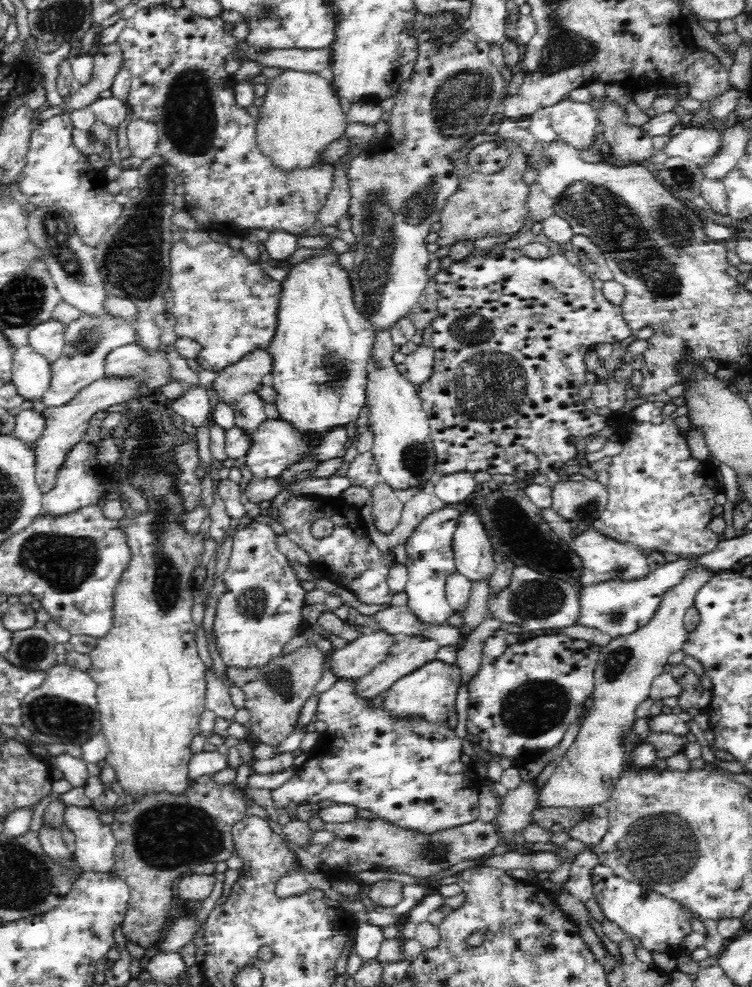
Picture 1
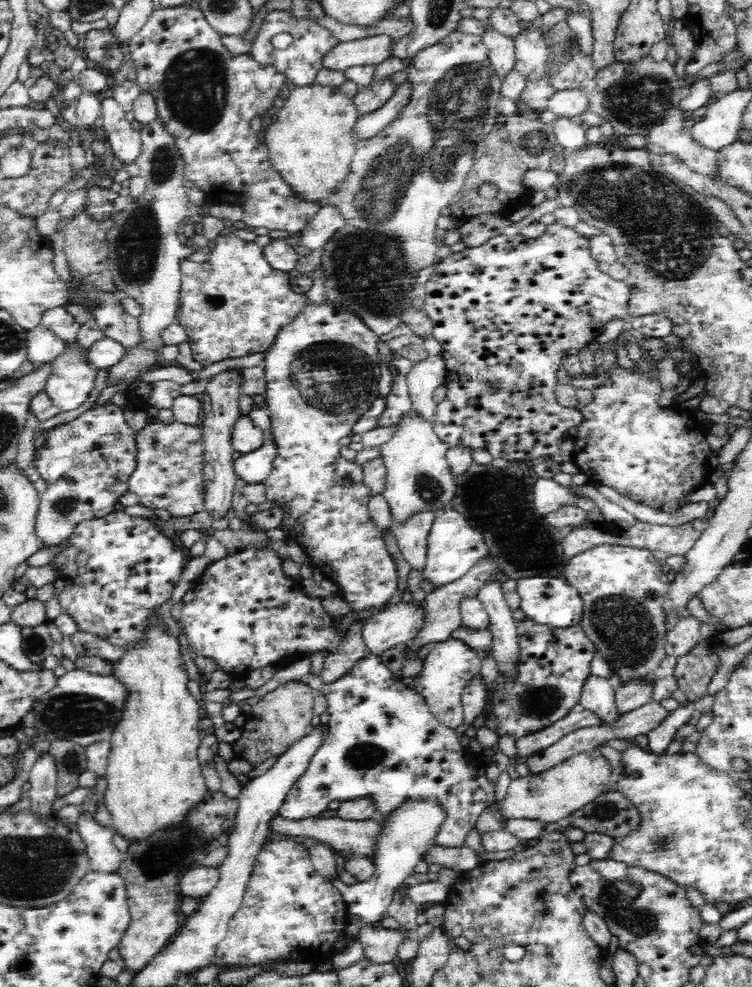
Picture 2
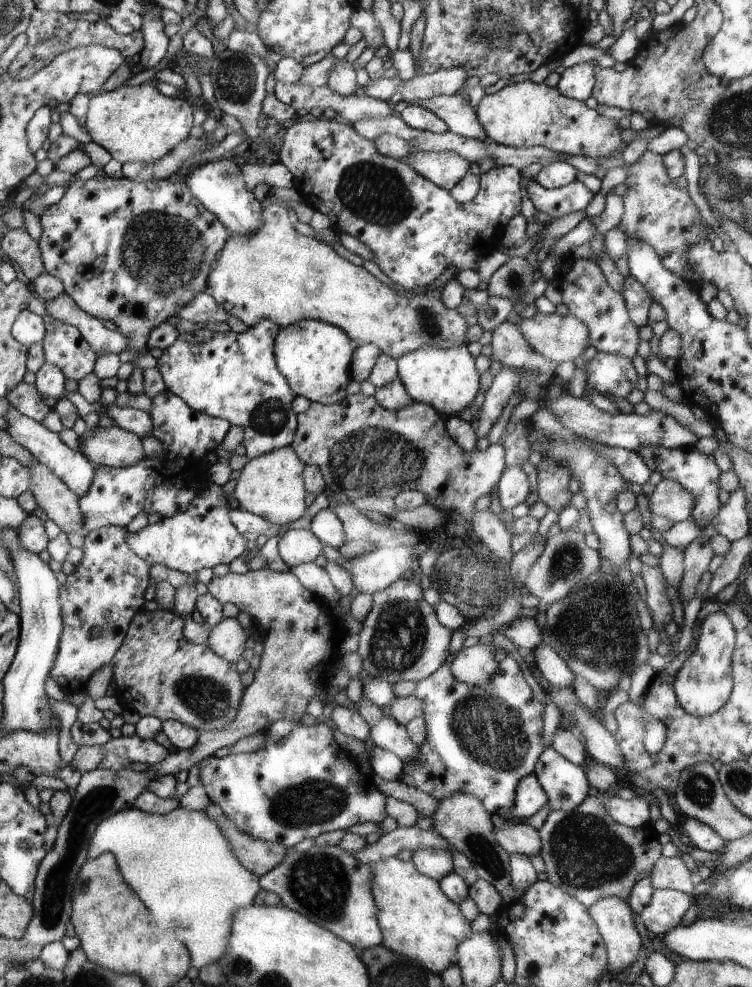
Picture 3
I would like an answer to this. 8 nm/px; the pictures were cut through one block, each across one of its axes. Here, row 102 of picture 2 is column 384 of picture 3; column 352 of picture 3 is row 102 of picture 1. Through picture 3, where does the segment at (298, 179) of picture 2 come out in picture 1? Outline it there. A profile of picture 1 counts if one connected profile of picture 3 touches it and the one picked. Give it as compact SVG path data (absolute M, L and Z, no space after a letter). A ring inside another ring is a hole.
M288 69L274 78L268 78L266 86L267 93L263 105L259 108L256 128L258 147L278 168L286 171L316 166L324 148L343 136L348 123L344 108L340 107L340 100L336 99L336 92L333 91L332 79L328 79L325 73Z

